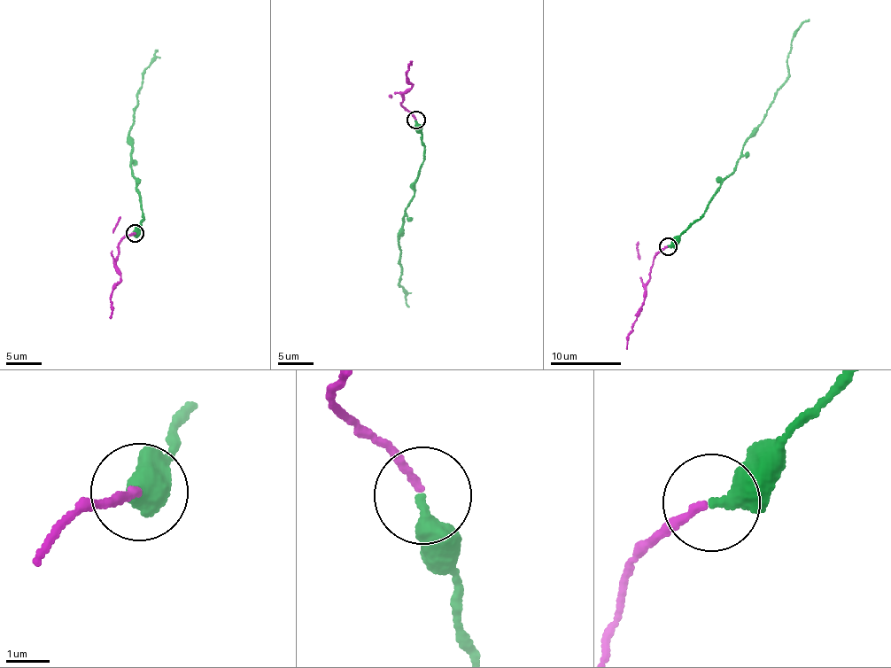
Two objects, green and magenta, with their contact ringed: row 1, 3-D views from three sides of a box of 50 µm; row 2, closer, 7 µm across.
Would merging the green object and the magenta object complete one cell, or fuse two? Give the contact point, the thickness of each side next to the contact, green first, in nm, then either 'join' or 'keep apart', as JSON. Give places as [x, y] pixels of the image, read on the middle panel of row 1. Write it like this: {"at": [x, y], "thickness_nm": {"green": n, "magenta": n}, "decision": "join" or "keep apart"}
{"at": [415, 120], "thickness_nm": {"green": 380, "magenta": 170}, "decision": "join"}

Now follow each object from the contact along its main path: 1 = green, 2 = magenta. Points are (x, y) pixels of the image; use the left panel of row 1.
1: (135, 233), (144, 219), (138, 182), (130, 163), (132, 148), (127, 134), (134, 120), (143, 74), (157, 50)
2: (135, 232), (126, 236), (119, 245), (116, 273), (120, 281), (111, 295), (112, 306), (109, 318)

